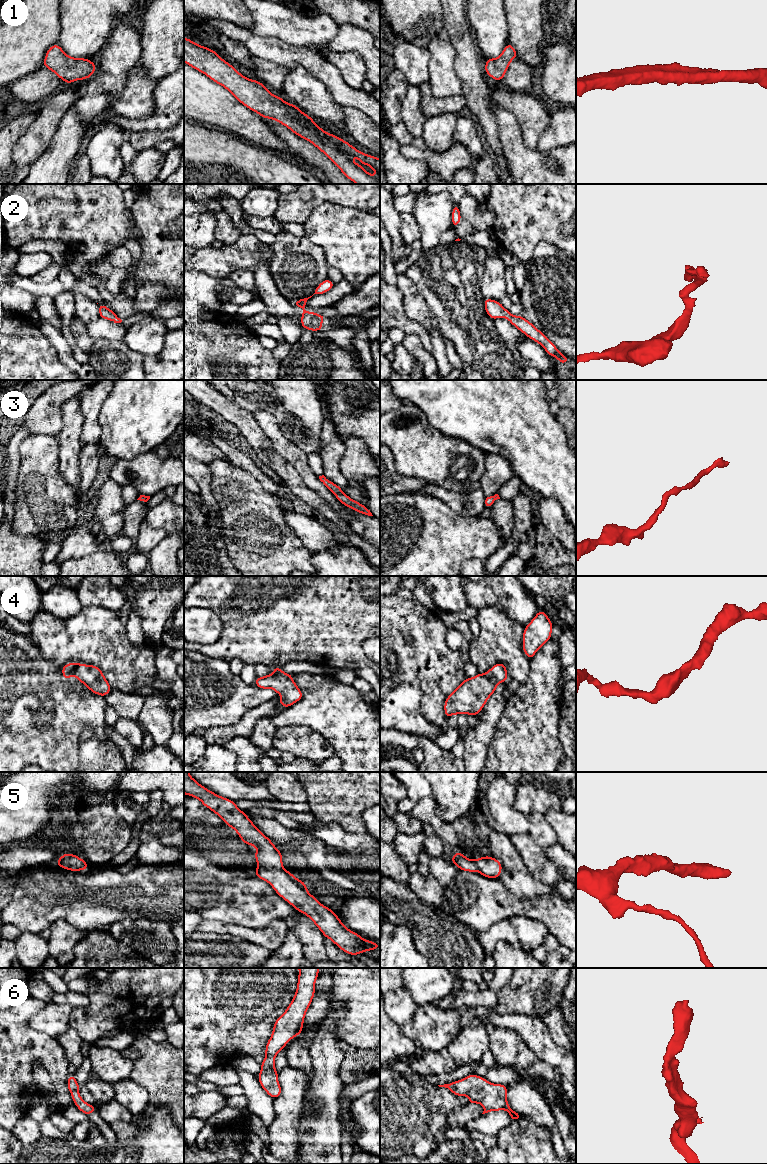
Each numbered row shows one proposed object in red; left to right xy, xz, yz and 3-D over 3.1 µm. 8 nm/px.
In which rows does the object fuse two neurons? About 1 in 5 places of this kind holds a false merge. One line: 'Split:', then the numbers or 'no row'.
Split: no row

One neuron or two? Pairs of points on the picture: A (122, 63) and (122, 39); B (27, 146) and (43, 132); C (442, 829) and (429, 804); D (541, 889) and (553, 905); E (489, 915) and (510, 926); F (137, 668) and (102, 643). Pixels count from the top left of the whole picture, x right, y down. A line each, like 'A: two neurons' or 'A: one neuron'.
A: one neuron
B: one neuron
C: one neuron
D: two neurons
E: two neurons
F: one neuron

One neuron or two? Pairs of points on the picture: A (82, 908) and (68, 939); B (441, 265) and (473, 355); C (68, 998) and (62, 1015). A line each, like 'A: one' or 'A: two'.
A: two
B: one
C: two

